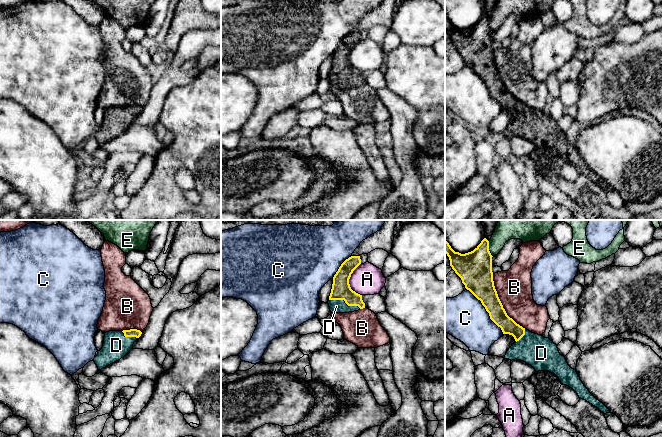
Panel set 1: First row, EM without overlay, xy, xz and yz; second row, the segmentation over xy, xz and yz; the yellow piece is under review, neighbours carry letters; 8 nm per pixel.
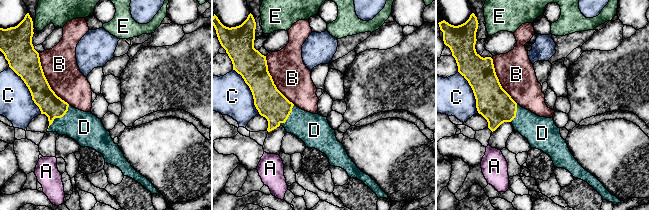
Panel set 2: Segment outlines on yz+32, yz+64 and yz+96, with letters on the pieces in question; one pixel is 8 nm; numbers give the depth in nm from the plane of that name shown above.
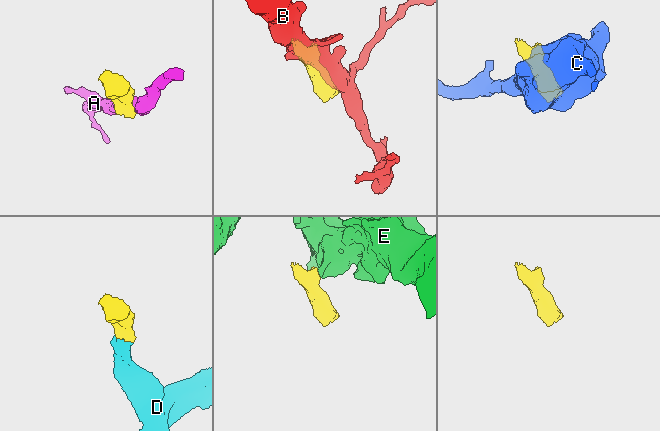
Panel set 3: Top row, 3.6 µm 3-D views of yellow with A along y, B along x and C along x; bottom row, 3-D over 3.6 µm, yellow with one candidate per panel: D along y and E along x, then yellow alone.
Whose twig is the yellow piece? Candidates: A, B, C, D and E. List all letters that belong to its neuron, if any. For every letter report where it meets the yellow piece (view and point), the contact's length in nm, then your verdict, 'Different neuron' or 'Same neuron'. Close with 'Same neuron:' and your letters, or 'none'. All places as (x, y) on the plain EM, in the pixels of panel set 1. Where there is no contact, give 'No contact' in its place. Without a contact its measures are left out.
A: Touches yellow at xz (348, 57). Shared border 260 nm. Different neuron
B: Touches yellow at yz (501, 79). Shared border 500 nm. Different neuron
C: Touches yellow at yz (486, 86). Shared border 480 nm. Different neuron
D: Touches yellow at xz (345, 78). Shared border 260 nm. Same neuron
E: Touches yellow at yz (488, 25). Shared border 130 nm. Different neuron
Same neuron: D

